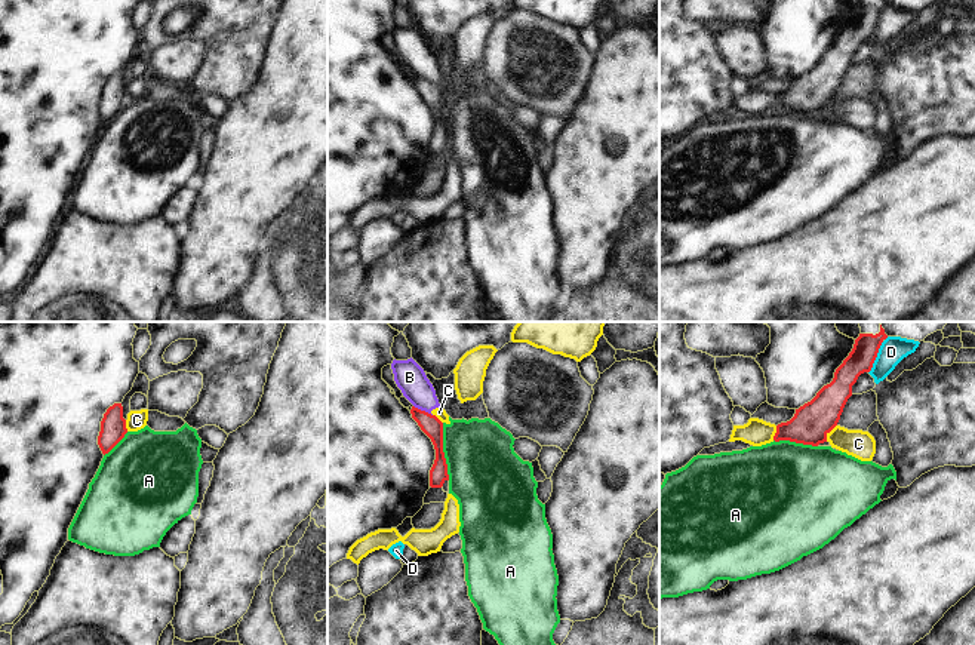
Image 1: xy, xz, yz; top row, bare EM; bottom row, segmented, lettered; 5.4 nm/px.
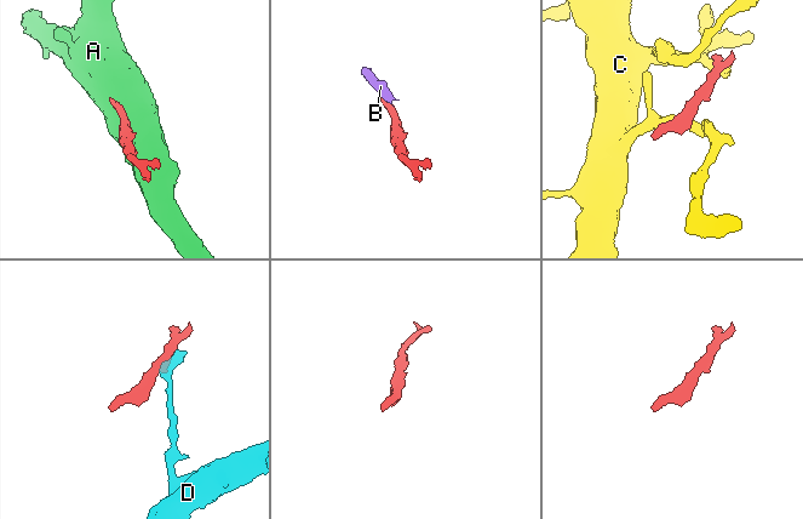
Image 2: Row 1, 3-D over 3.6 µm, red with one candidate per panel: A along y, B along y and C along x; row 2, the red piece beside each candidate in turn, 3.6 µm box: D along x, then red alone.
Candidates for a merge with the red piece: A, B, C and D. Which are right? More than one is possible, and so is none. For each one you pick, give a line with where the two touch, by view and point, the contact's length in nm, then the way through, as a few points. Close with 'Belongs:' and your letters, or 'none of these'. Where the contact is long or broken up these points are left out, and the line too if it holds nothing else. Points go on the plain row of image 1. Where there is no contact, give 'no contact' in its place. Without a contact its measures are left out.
Belongs: none of these

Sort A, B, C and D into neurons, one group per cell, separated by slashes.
A / B C / D

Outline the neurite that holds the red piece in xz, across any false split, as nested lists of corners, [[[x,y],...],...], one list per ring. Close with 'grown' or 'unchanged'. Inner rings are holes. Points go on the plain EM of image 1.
[[[412,74],[410,82],[421,98],[431,107],[436,117],[436,128],[430,138],[430,154],[442,156],[443,151],[449,148],[447,132],[443,120],[443,90],[436,83],[415,74]]]; unchanged

